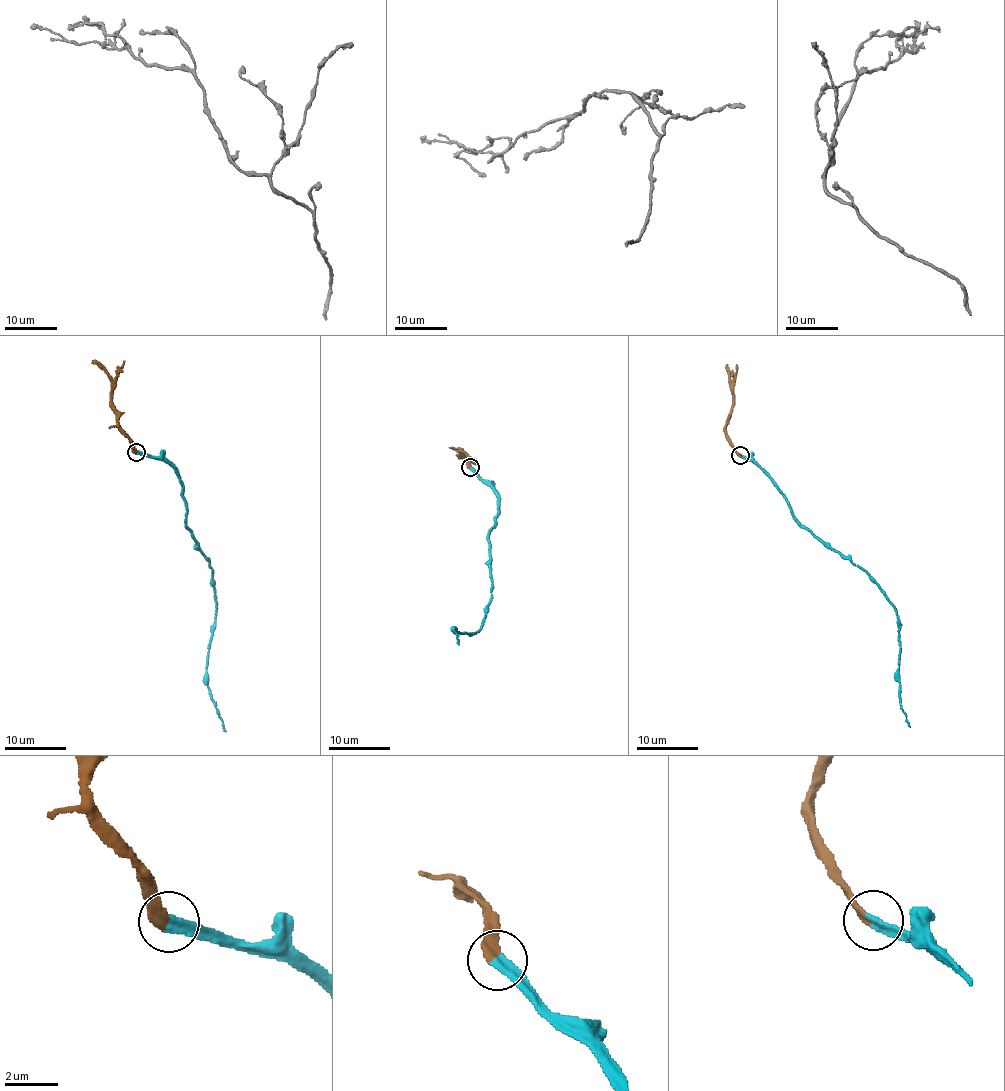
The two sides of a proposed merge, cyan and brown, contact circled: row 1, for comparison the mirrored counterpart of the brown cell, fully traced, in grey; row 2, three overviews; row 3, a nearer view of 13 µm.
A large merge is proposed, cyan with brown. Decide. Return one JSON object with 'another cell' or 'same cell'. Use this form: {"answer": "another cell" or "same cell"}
{"answer": "same cell"}

